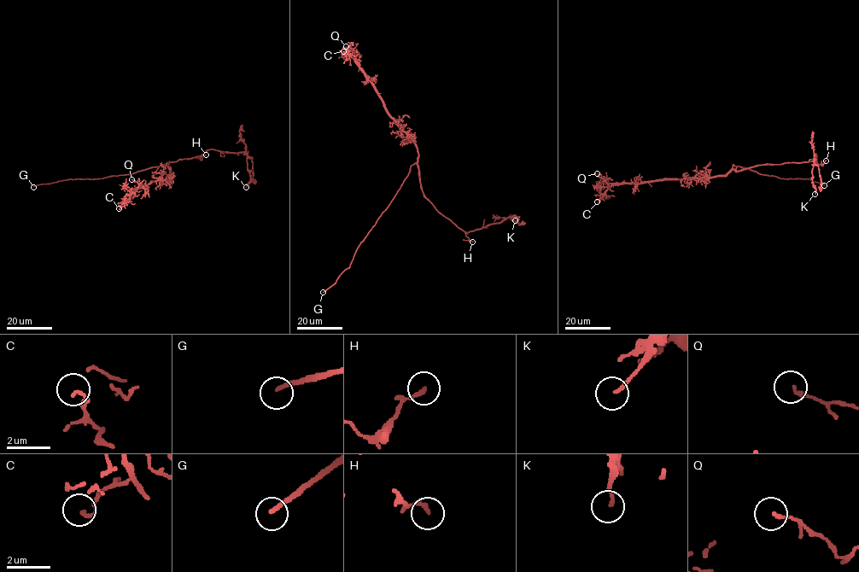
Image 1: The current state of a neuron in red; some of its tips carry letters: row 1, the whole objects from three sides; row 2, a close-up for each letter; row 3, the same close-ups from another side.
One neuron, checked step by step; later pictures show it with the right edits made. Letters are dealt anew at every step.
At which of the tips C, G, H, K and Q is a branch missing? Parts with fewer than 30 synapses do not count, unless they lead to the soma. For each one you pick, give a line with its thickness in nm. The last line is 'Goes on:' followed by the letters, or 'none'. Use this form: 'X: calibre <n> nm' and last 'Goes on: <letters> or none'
G: calibre 180 nm
Goes on: G

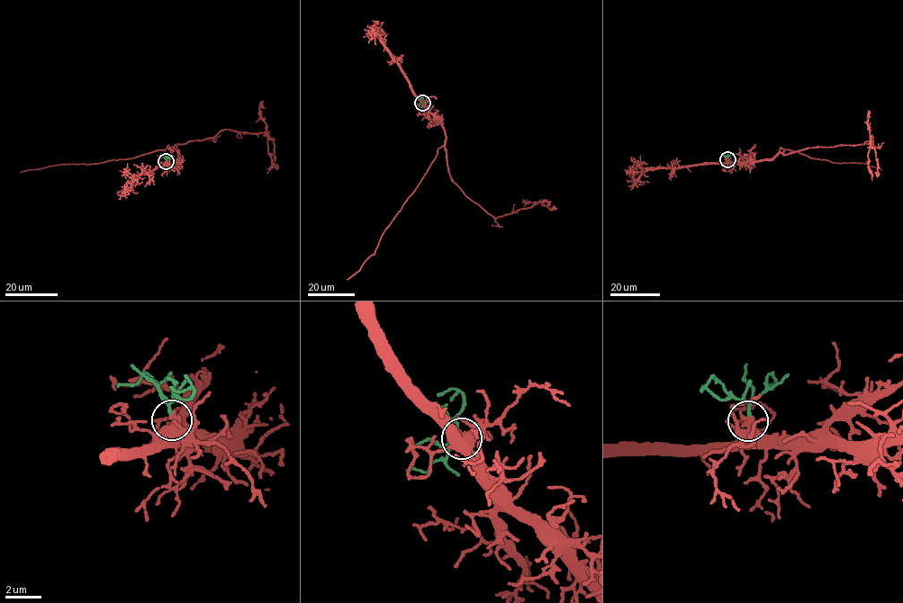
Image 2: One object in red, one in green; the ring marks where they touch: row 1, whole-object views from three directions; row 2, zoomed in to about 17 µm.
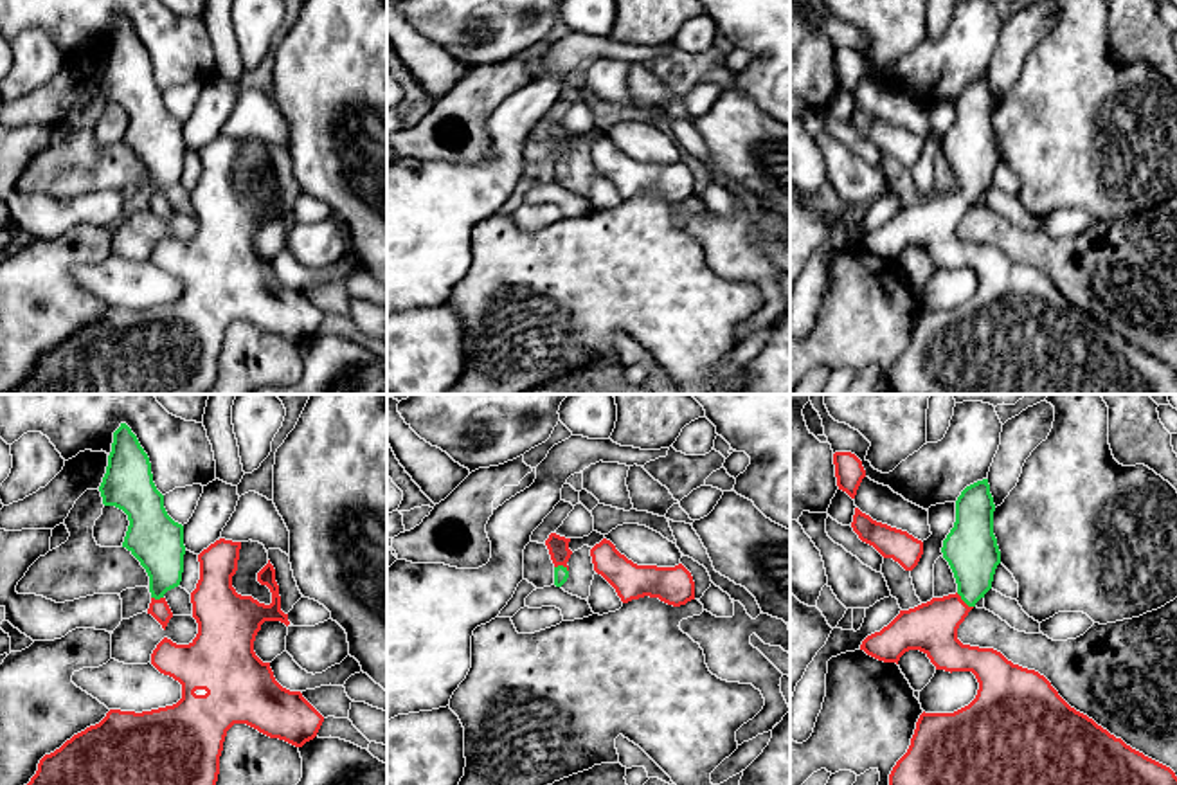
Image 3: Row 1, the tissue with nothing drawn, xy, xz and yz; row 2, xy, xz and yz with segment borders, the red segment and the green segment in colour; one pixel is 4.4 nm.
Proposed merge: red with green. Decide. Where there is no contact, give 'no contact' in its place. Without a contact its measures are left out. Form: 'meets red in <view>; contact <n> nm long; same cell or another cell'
meets red in yz; contact 100 nm long; same cell

